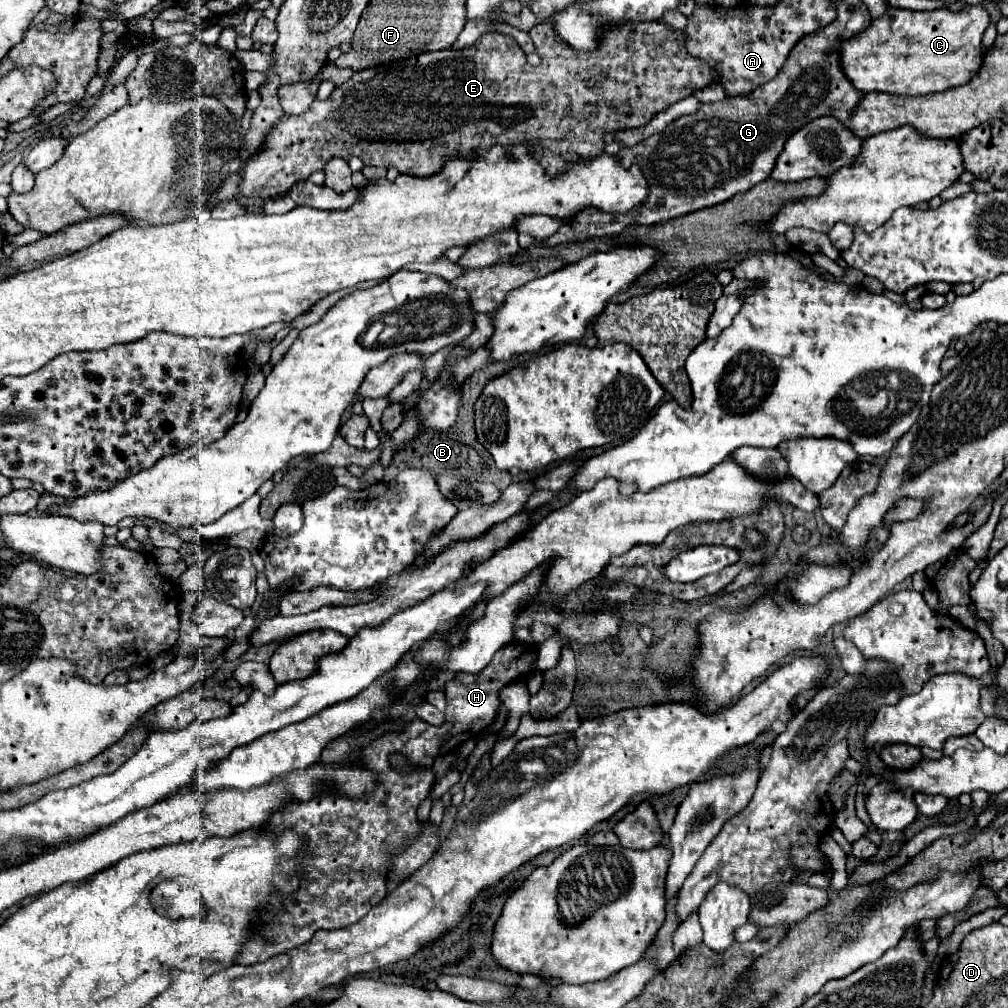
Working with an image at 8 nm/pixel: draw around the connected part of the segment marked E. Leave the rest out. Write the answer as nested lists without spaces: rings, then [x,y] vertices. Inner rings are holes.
[[[552,20],[540,22],[538,26],[532,28],[532,42],[536,46],[538,56],[542,58],[540,66],[530,66],[526,62],[526,56],[522,52],[522,48],[516,44],[516,40],[512,36],[500,34],[500,32],[486,32],[482,34],[470,48],[462,48],[462,50],[438,50],[438,52],[424,52],[400,62],[390,62],[384,66],[376,66],[376,68],[368,68],[368,70],[360,70],[356,72],[348,82],[344,82],[342,86],[338,86],[332,96],[322,102],[322,100],[314,100],[314,104],[310,106],[308,112],[300,114],[300,116],[288,116],[284,120],[280,120],[280,124],[270,132],[264,150],[260,150],[256,156],[252,156],[246,166],[242,168],[242,172],[230,174],[226,178],[226,182],[222,184],[222,188],[218,190],[216,198],[212,198],[212,204],[220,204],[226,200],[236,200],[238,196],[260,196],[260,198],[274,198],[280,194],[286,194],[292,184],[306,180],[312,172],[322,170],[324,164],[328,164],[330,158],[344,158],[350,160],[352,156],[358,156],[364,164],[368,166],[380,166],[380,160],[384,166],[394,166],[400,174],[408,174],[408,176],[418,176],[418,178],[428,178],[434,176],[442,170],[444,162],[452,156],[460,156],[460,158],[476,158],[476,152],[480,146],[494,146],[494,144],[518,144],[518,142],[540,142],[540,146],[536,150],[532,150],[532,156],[538,158],[538,162],[544,166],[548,176],[558,176],[562,174],[568,164],[572,162],[582,162],[582,160],[590,160],[602,154],[604,150],[604,140],[602,136],[606,132],[618,132],[624,128],[632,128],[632,126],[644,126],[648,124],[648,120],[652,120],[654,114],[666,110],[668,106],[676,104],[678,100],[686,98],[692,94],[692,90],[696,88],[704,88],[708,84],[712,84],[716,72],[712,72],[708,66],[702,64],[702,60],[696,60],[692,56],[686,54],[686,46],[684,46],[684,34],[682,32],[672,32],[668,30],[664,24],[652,22],[652,24],[624,24],[624,28],[608,28],[610,32],[604,34],[604,40],[600,40],[600,52],[572,52],[572,48],[568,48],[568,44],[560,44],[560,40],[556,40],[556,30],[552,28]]]

